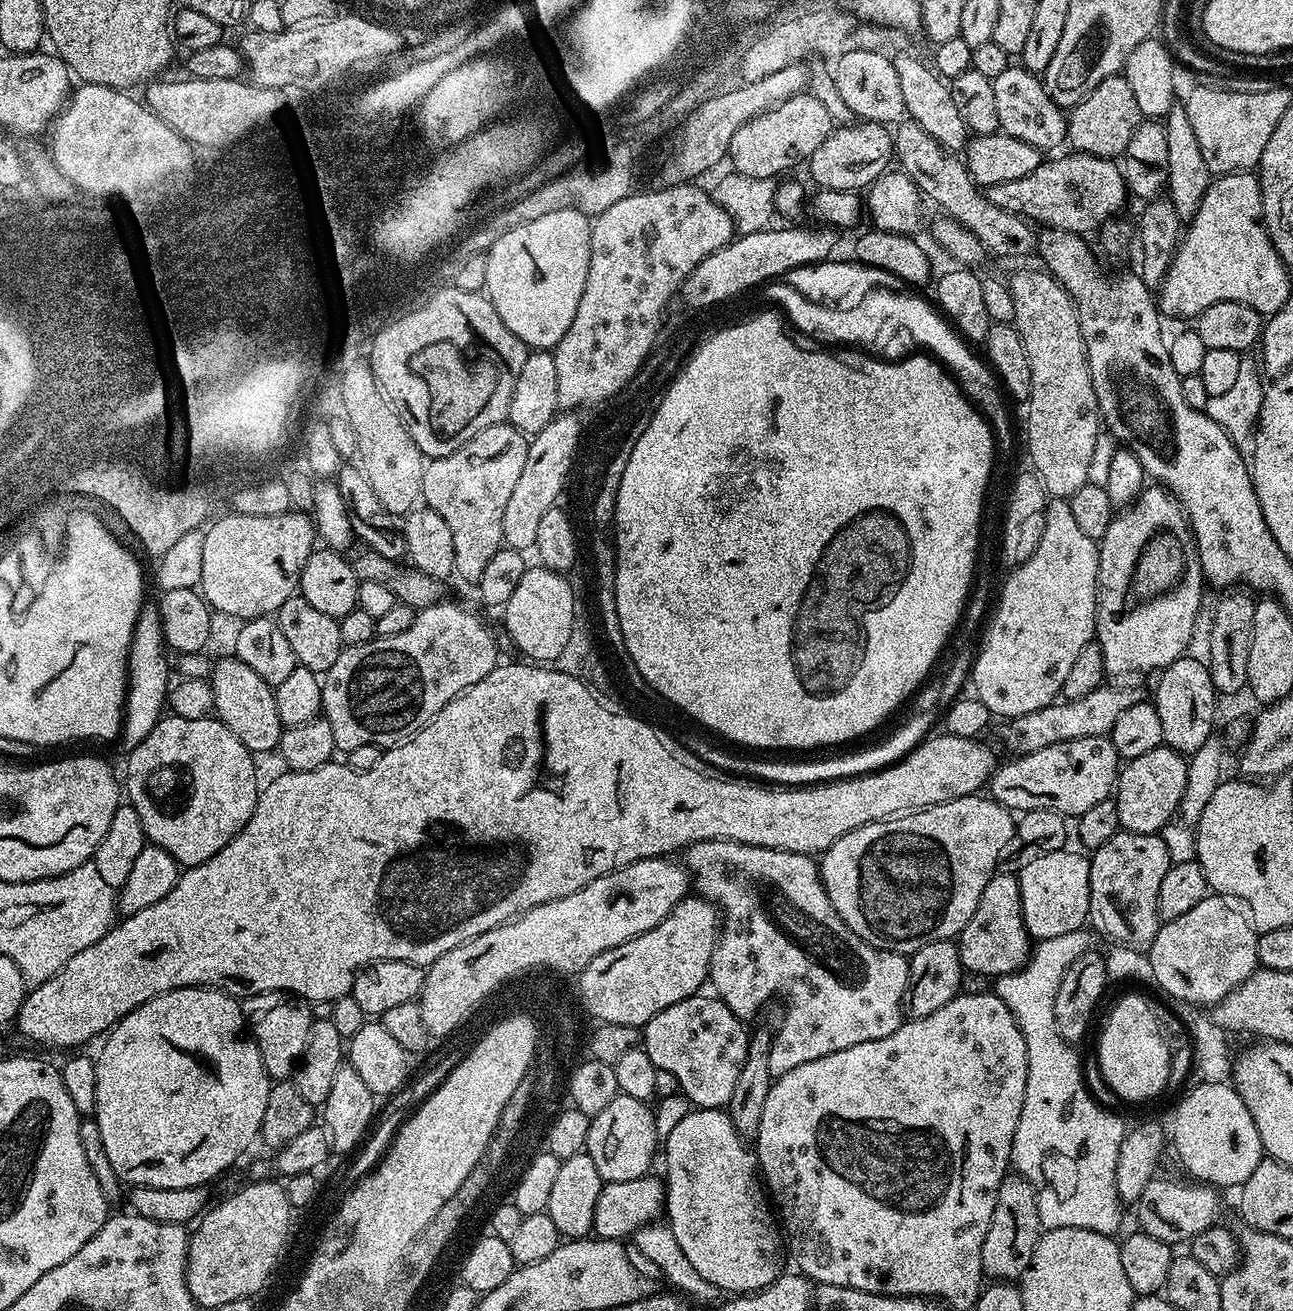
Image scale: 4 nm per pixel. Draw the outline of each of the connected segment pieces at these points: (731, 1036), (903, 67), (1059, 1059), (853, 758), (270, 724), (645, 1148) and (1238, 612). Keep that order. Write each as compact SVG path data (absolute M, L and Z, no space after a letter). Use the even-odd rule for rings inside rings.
M704 995L674 1002L662 1014L654 1014L642 1029L642 1047L657 1070L674 1074L679 1091L696 1108L723 1109L734 1094L734 1082L738 1082L748 1057L750 1032L744 1029L745 1021L735 1016L723 1000Z
M908 52L895 53L893 64L901 83L905 113L944 148L952 152L961 151L967 145L970 133L958 114L949 85L925 61L923 63Z
M1081 930L1039 941L1023 968L995 977L994 994L1002 998L1002 1002L1006 1002L1026 1038L1028 1073L1022 1118L1018 1118L1018 1130L1012 1143L1012 1164L1019 1175L1025 1176L1036 1187L1041 1229L1080 1227L1112 1236L1120 1228L1122 1201L1116 1185L1116 1171L1118 1150L1122 1146L1126 1124L1114 1113L1107 1112L1098 1101L1092 1100L1091 1094L1084 1089L1084 1072L1080 1069L1079 1058L1076 1057L1077 1049L1067 1044L1058 1034L1054 1018L1054 998L1058 998L1062 978L1074 961L1093 947L1091 939L1093 937L1087 931Z
M924 712L921 716L912 716L905 722L901 728L896 728L884 741L881 742L880 748L868 748L865 752L852 752L849 756L844 754L833 755L832 758L836 764L825 764L822 758L808 758L805 763L808 768L780 768L783 759L760 758L757 764L736 764L736 769L744 768L741 777L755 778L760 782L771 782L776 786L811 786L829 780L839 780L836 772L845 772L848 778L853 776L863 776L867 773L876 771L872 764L878 765L880 769L880 760L886 760L889 764L894 764L898 760L903 760L909 752L915 750L919 744L933 731L932 716L928 712ZM928 732L928 733L927 733Z
M235 658L229 660L217 659L212 665L210 683L214 692L214 716L222 721L246 746L249 752L259 754L268 752L277 747L280 743L282 725L278 718L278 706L276 705L276 693L273 685L262 682L246 662Z
M623 1094L614 1098L602 1114L591 1117L588 1137L584 1143L588 1156L598 1166L598 1174L607 1183L630 1182L649 1175L652 1159L658 1156L656 1117L645 1101ZM649 1108L649 1109L648 1109Z
M1232 590L1221 596L1224 597L1217 602L1212 612L1212 625L1208 628L1206 663L1217 693L1220 696L1233 696L1235 692L1243 692L1248 688L1248 663L1256 600L1244 590Z

